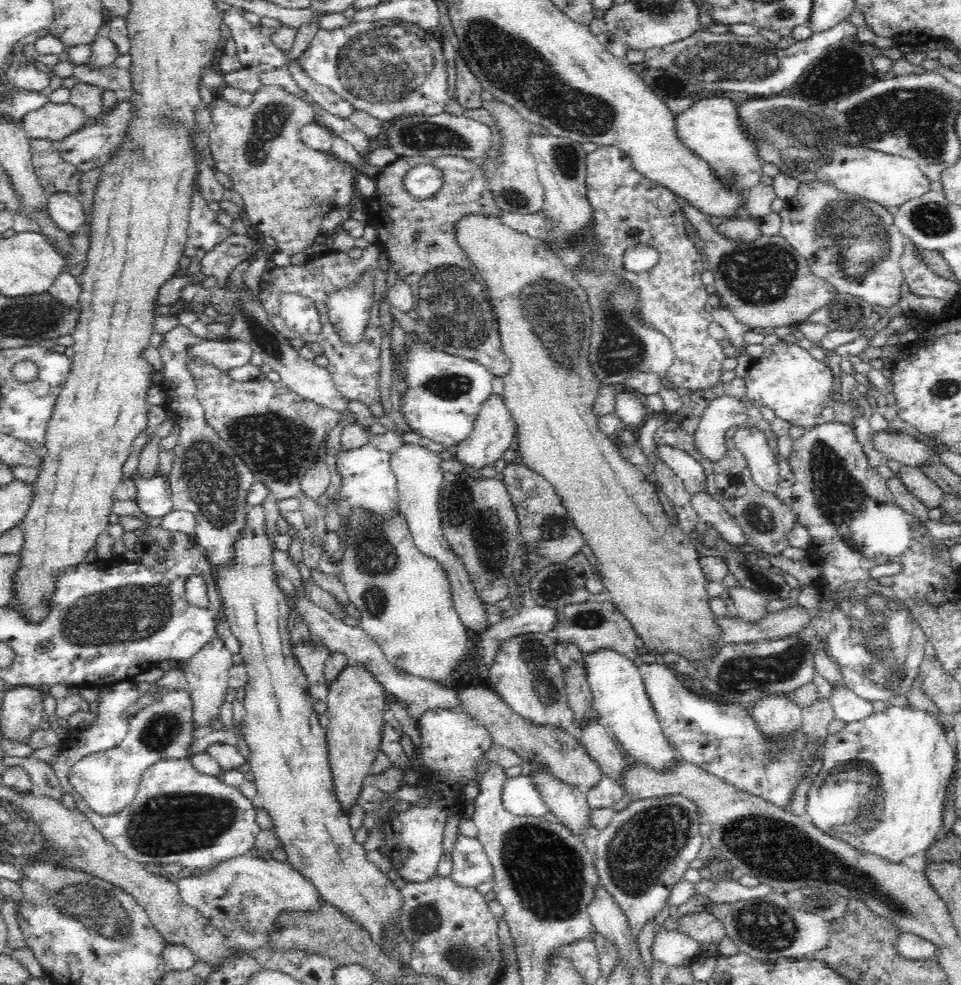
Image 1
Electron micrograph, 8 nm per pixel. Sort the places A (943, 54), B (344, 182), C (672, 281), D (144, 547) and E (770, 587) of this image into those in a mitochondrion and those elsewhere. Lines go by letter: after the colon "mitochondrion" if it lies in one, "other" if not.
A: other
B: other
C: other
D: other
E: mitochondrion

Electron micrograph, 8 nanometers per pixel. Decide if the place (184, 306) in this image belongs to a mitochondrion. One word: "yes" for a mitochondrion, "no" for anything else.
no

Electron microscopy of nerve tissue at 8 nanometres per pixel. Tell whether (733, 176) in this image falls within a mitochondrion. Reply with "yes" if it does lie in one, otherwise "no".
yes

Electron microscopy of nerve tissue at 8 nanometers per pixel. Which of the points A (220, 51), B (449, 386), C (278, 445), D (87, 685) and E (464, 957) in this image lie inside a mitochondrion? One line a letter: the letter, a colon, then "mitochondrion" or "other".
A: other
B: mitochondrion
C: mitochondrion
D: other
E: mitochondrion

